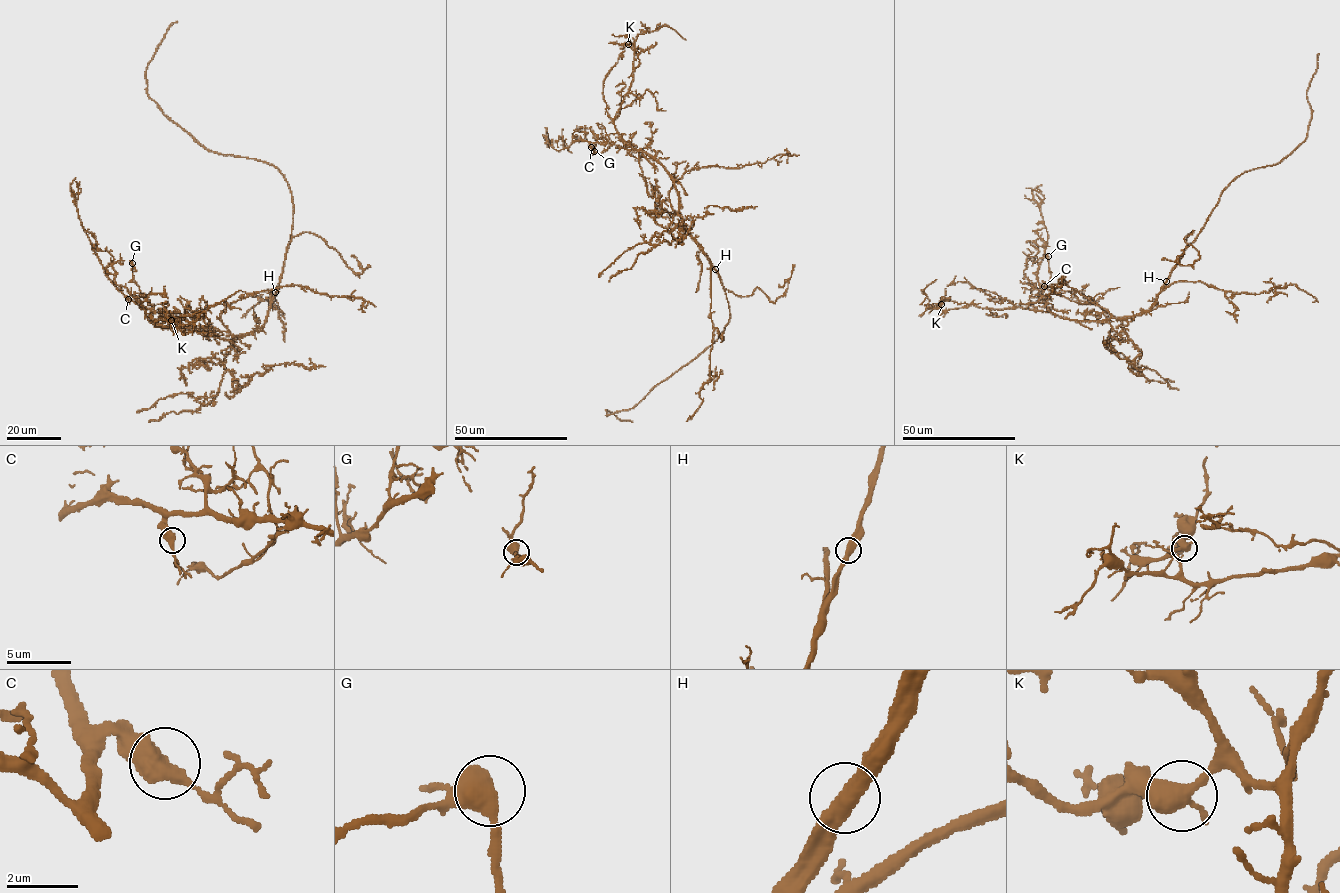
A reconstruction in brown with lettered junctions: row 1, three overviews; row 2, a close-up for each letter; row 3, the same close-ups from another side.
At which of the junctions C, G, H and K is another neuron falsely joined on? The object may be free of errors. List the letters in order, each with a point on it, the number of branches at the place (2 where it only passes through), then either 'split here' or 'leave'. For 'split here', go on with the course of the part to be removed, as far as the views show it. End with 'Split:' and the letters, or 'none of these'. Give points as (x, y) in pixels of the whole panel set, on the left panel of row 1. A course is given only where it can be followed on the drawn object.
C: (128, 299) | 2 | leave
G: (132, 263) | 2 | leave
H: (275, 292) | 2 | leave
K: (171, 320) | 2 | leave
Split: none of these

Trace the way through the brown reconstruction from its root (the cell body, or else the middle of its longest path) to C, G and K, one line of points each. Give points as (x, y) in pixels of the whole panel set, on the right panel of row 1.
C: (1165, 284), (1149, 310), (1130, 317), (1097, 321), (1069, 320), (1050, 313), (1041, 296), (1040, 286), (1044, 286)
G: (1165, 284), (1155, 303), (1138, 314), (1097, 321), (1069, 320), (1050, 313), (1041, 296), (1050, 277), (1048, 256)
K: (1165, 284), (1149, 310), (1097, 321), (1069, 320), (1021, 307), (969, 305), (943, 310), (941, 304)

